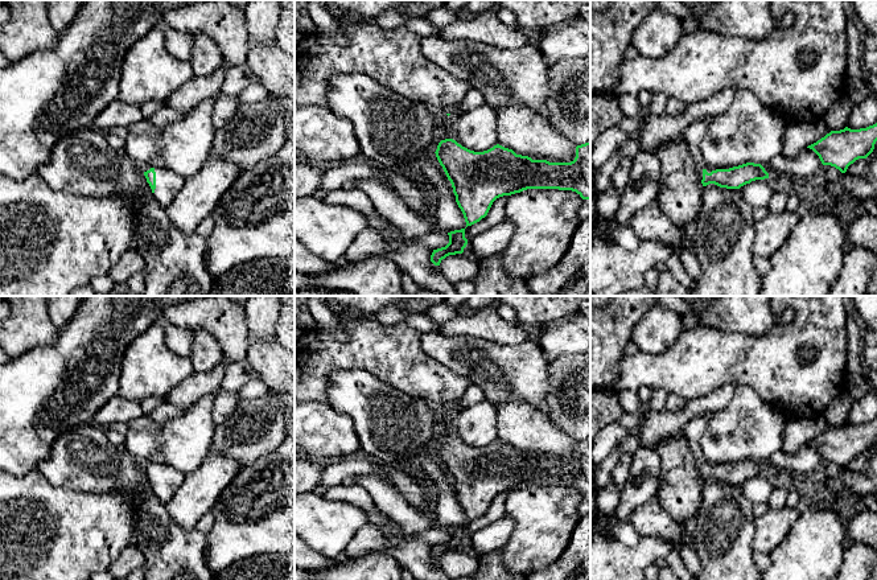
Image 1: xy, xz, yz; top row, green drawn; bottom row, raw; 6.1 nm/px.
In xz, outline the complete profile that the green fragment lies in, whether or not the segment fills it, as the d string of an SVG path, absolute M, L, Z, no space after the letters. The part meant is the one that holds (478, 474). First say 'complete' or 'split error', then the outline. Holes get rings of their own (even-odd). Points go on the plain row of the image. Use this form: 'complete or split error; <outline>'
complete; M453 435L441 436L435 449L452 480L466 523L485 514L497 494L527 485L572 486L582 495L590 495L590 439L577 441L576 453L571 458L532 456L499 440L483 448L474 448Z

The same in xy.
split error; M147 461L143 464L143 468L155 494L164 503L173 498L186 477L168 464L155 464L152 461Z

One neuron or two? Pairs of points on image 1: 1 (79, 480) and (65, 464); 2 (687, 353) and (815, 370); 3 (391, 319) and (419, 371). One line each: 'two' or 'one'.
1: one
2: one
3: two

